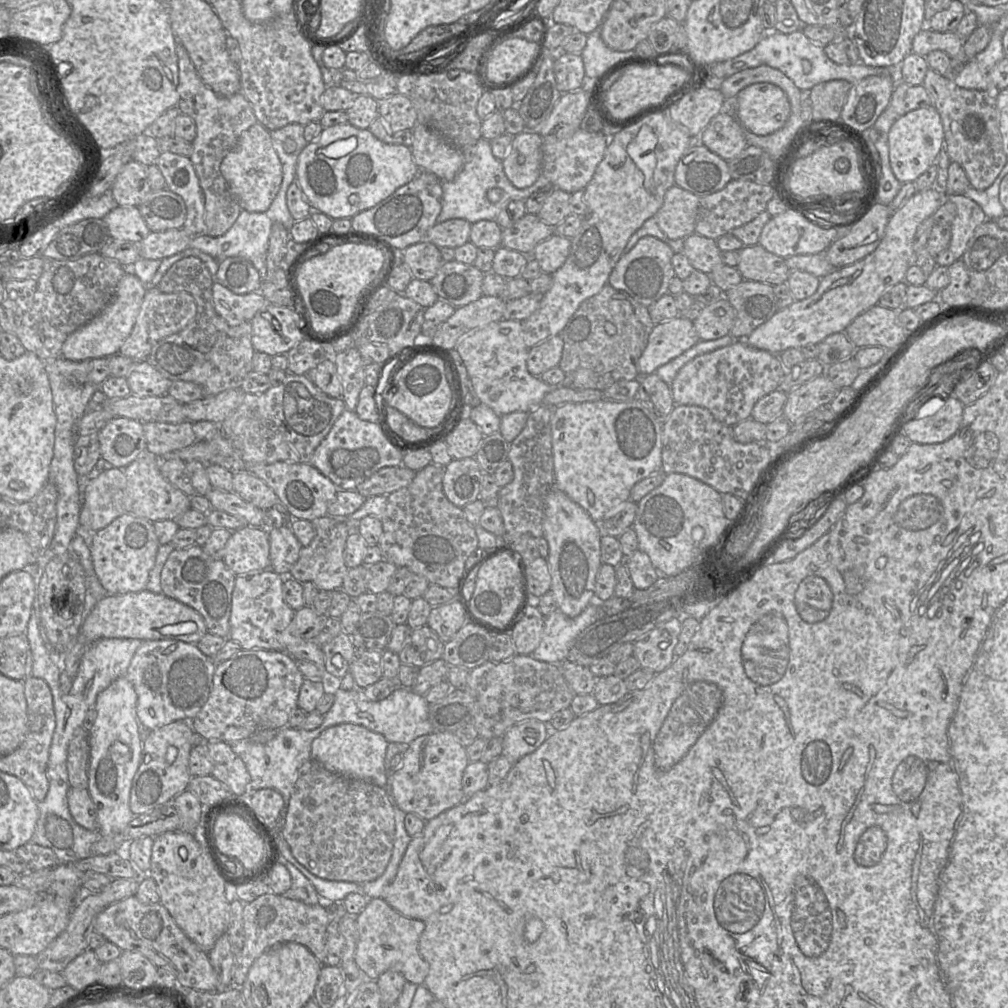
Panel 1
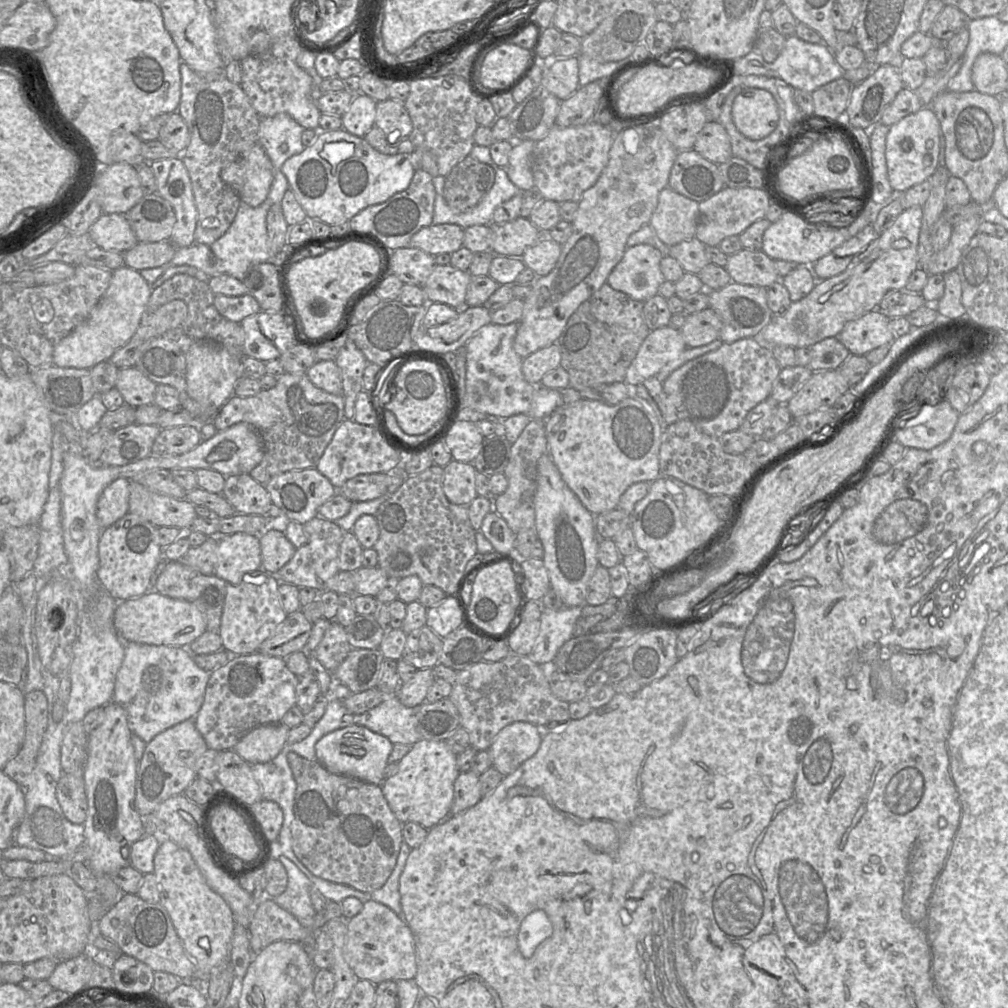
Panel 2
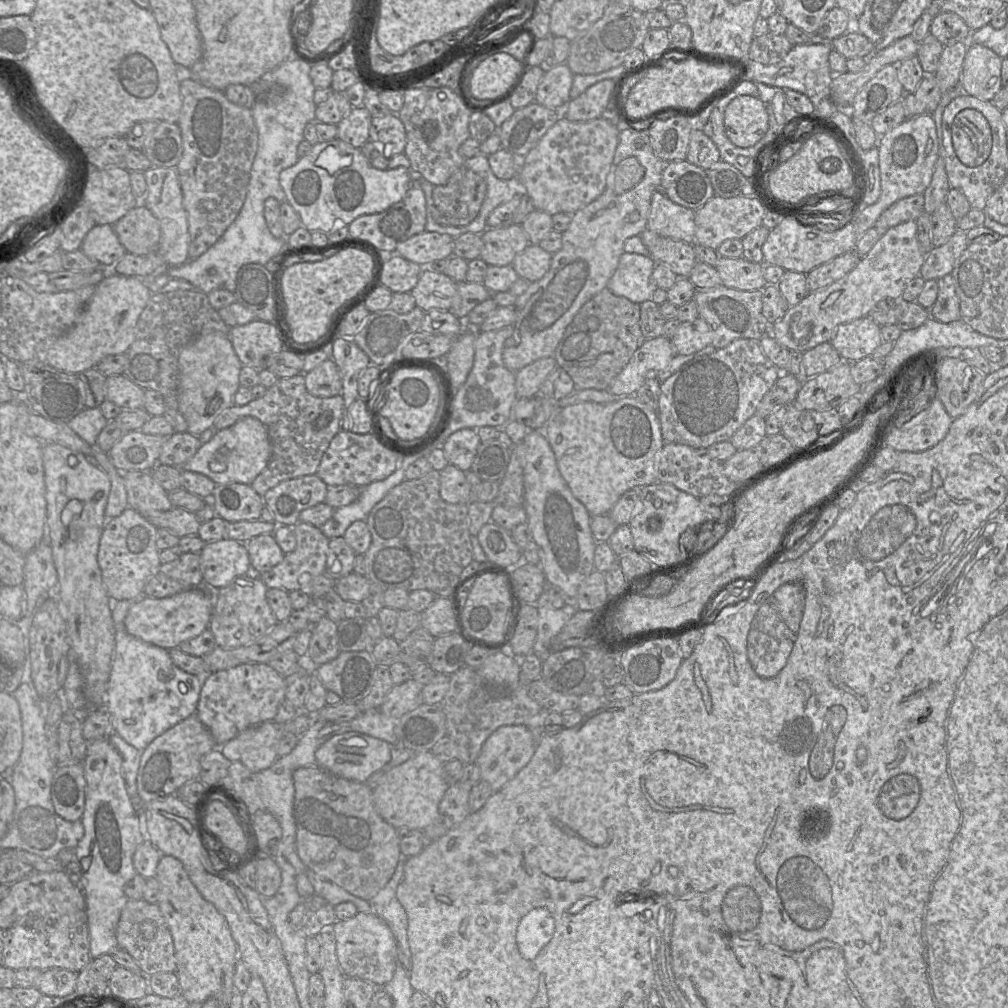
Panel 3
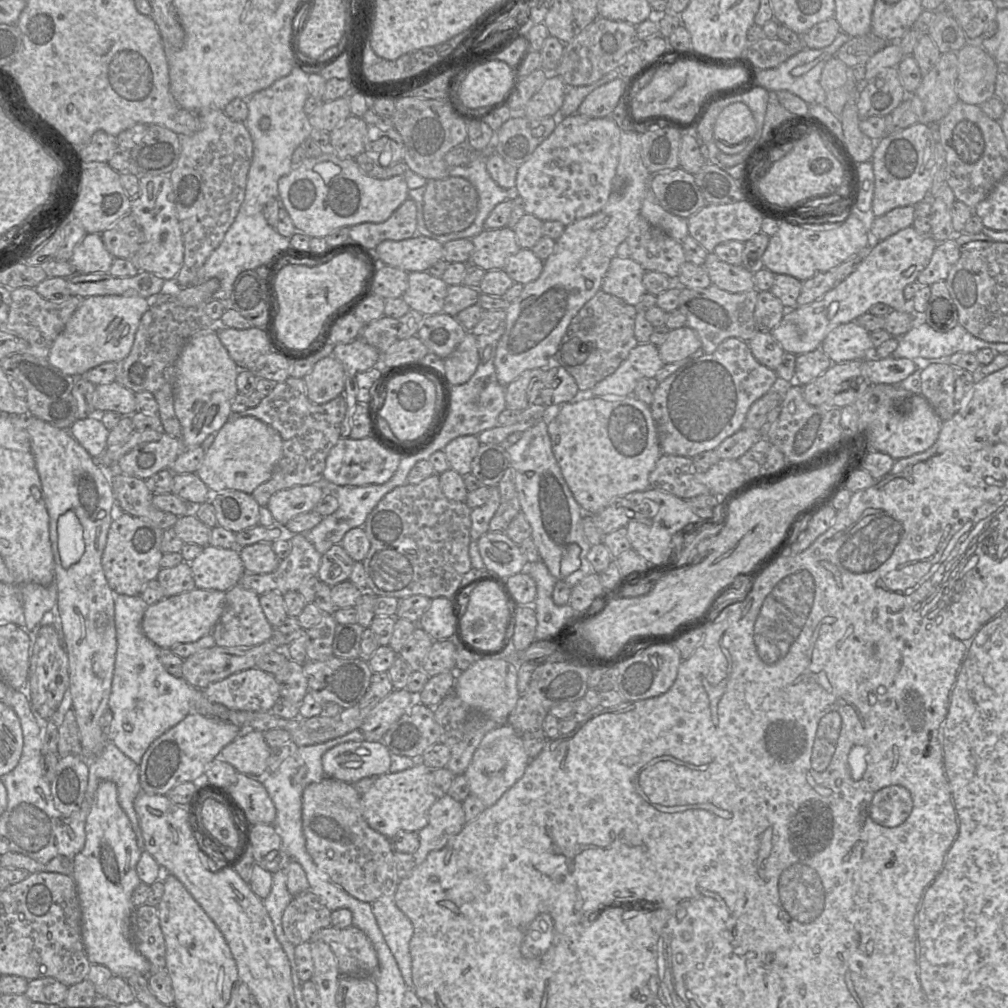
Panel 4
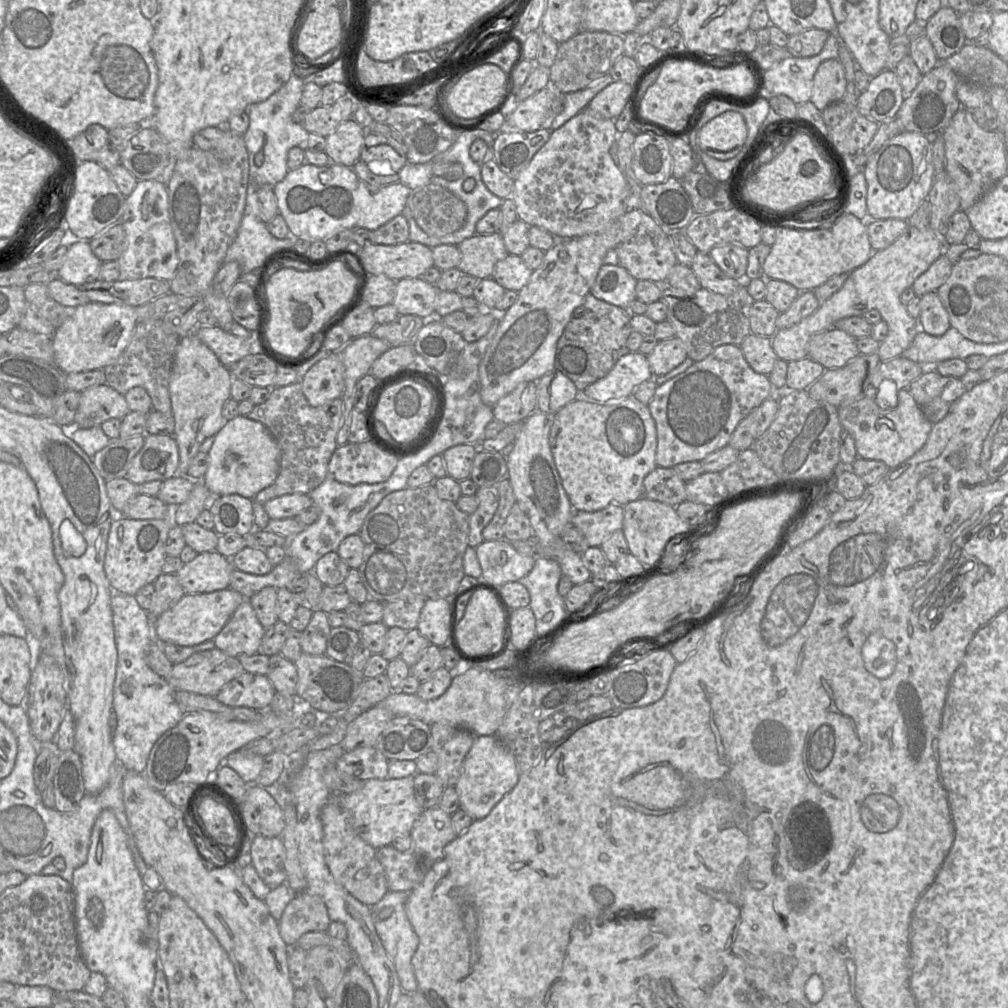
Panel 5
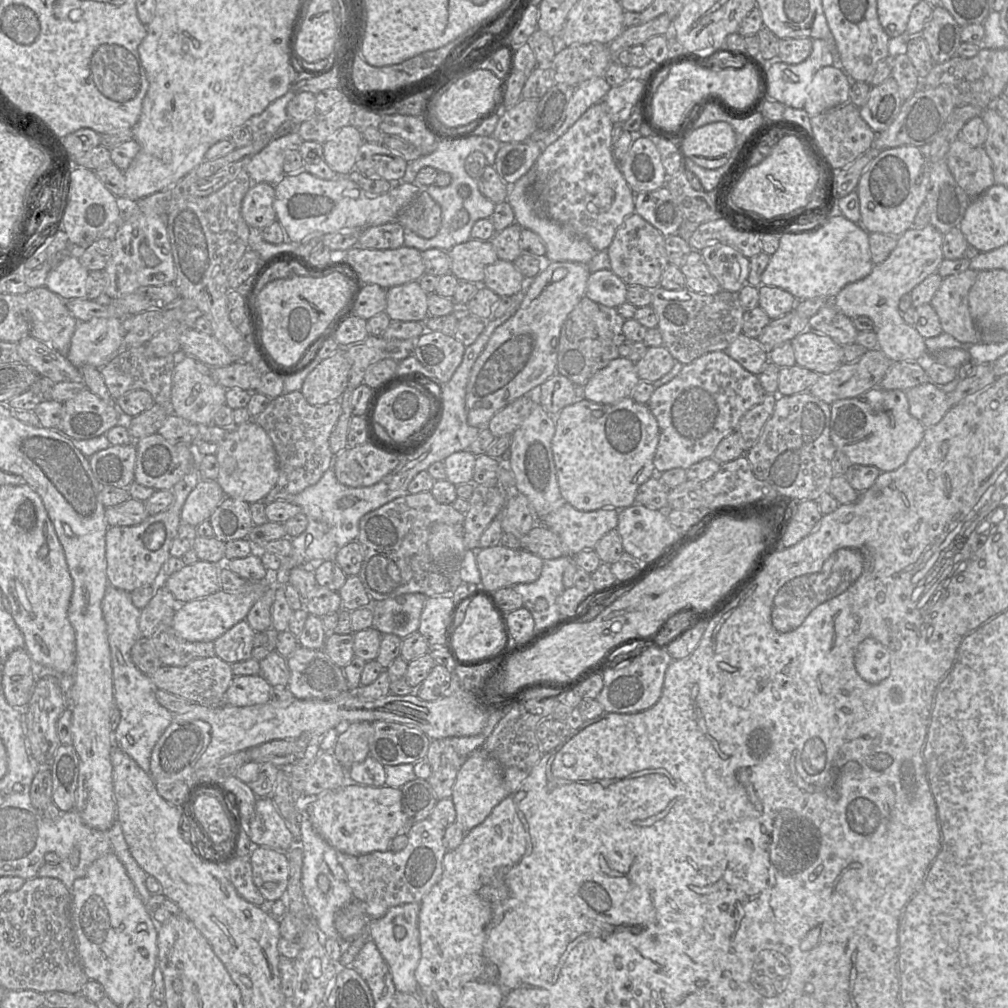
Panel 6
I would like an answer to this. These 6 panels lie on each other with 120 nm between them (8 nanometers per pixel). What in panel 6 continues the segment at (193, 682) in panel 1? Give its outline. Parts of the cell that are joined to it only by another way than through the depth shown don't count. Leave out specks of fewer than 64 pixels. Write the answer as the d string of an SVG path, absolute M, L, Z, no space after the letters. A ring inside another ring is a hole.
M108 585L101 608L111 651L115 706L121 714L120 723L113 732L114 743L150 774L152 750L170 725L174 714L160 705L156 699L158 688L148 675L134 665L131 659L131 648L141 638L138 627L141 610L134 606L130 592Z

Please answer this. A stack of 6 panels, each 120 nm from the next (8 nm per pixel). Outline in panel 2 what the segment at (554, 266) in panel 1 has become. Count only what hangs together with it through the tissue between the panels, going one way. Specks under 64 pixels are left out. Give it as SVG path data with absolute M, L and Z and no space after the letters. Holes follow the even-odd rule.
M543 236L523 253L521 259L525 266L532 269L537 276L544 276L556 265L561 248L562 244Z

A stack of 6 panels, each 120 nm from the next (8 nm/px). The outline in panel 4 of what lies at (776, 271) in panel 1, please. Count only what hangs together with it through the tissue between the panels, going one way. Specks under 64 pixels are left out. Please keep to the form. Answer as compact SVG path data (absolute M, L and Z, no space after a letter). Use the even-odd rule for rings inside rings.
M714 252L708 253L703 264L711 283L732 293L755 289L754 274L742 264L732 265L721 260Z

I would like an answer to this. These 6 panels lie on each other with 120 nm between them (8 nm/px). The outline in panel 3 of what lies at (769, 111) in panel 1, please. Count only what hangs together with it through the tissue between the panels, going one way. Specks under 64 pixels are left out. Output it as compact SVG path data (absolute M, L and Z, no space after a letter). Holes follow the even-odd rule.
M740 95L726 106L724 128L728 139L741 148L755 145L766 134L769 115L760 98Z

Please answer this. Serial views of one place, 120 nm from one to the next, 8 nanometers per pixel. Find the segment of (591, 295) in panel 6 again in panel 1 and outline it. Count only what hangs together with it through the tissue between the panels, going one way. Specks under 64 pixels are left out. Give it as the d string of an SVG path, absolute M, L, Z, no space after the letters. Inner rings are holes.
M654 236L642 237L627 253L623 253L613 268L608 283L625 291L639 303L650 306L668 292L670 280L675 276L672 265L673 249Z

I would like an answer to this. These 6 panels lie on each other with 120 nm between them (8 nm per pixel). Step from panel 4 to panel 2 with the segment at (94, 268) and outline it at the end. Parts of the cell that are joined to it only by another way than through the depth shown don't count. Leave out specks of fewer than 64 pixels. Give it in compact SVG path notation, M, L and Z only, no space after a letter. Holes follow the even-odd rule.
M102 213L88 233L96 246L108 251L125 253L138 243L125 214Z

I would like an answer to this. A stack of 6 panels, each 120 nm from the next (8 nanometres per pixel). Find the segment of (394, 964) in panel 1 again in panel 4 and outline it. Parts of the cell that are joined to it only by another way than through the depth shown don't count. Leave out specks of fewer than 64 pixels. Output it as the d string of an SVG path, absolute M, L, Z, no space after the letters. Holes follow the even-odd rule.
M351 925L344 929L333 926L317 931L311 941L322 941L328 944L337 959L341 977L374 978L379 969L376 951L369 938L357 927Z

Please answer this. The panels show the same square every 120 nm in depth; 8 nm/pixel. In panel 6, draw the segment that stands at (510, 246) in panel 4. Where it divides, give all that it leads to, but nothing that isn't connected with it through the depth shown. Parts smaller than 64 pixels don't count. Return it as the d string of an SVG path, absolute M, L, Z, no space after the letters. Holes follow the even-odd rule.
M469 239L448 251L451 271L459 281L483 285L488 266L498 260L491 240Z

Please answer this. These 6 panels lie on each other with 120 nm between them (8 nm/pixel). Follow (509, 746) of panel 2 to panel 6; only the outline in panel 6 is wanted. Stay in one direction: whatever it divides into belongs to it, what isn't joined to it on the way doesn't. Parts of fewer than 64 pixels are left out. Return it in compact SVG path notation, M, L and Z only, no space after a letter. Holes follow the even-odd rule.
M483 748L475 750L465 759L453 786L451 799L456 810L456 822L469 832L481 824L508 795L501 765Z

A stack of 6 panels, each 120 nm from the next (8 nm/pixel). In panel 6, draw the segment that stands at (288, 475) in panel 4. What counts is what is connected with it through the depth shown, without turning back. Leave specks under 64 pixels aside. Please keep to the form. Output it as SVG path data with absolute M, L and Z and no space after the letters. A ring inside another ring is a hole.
M294 391L287 394L282 393L272 399L264 411L256 417L251 417L271 438L278 458L278 480L264 498L265 506L278 500L291 498L307 487L316 484L325 471L332 467L334 454L331 451L329 440L341 413L340 401L333 401L323 405L311 405L305 400L301 391Z

